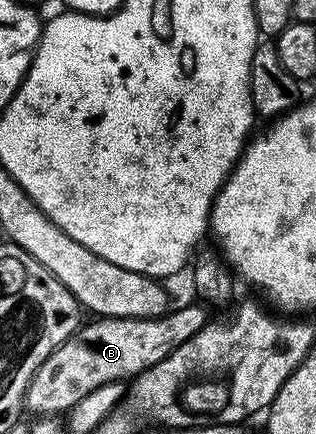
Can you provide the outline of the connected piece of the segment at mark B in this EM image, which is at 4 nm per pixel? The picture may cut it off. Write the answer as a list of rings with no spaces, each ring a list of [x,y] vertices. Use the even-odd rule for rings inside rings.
[[[194,304],[184,313],[172,308],[166,315],[153,319],[101,317],[91,319],[88,325],[86,322],[68,341],[61,343],[61,347],[41,363],[41,367],[37,367],[23,395],[24,410],[28,414],[35,413],[31,415],[36,418],[66,414],[81,398],[101,386],[126,382],[161,363],[161,359],[177,351],[185,339],[193,339],[193,335],[207,325],[209,314],[203,310],[206,308],[202,304]]]

